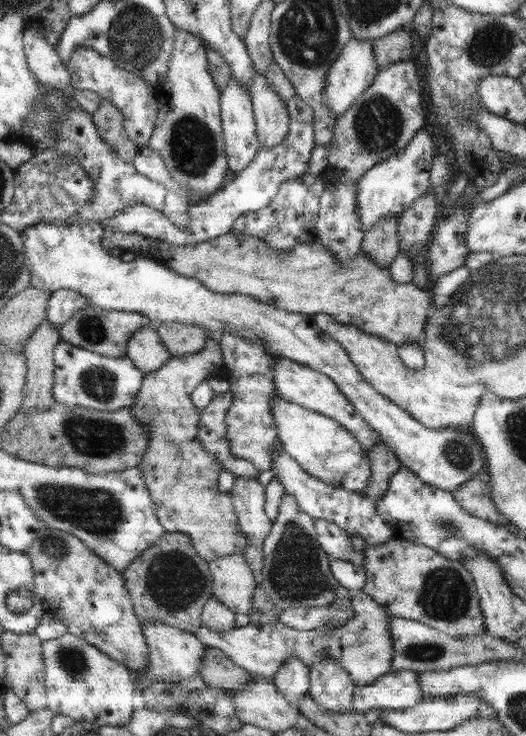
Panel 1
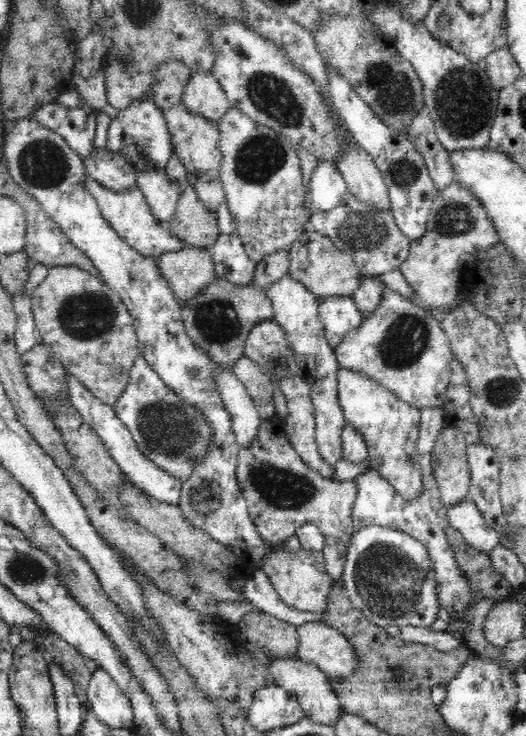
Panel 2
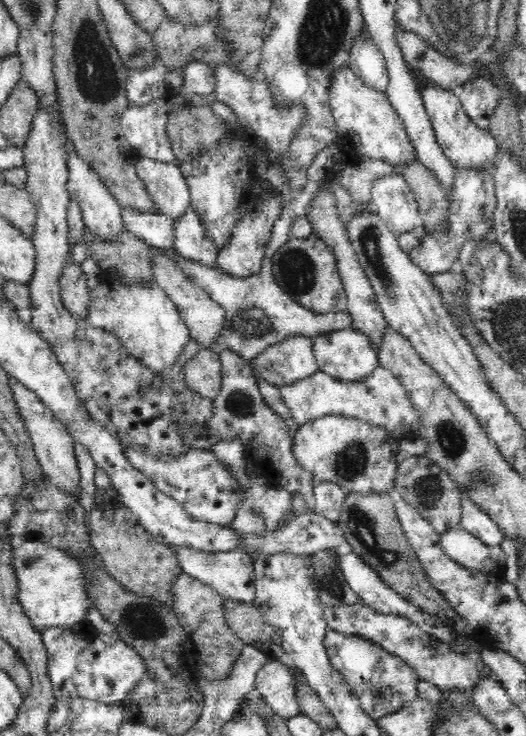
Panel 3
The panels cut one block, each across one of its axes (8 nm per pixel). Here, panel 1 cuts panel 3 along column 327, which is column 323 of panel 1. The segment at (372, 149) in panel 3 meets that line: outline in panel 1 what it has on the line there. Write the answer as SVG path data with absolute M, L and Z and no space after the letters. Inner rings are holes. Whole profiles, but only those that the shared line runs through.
M351 37L339 51L339 54L333 60L333 64L327 70L325 76L325 105L329 107L331 113L335 113L335 117L343 114L349 106L353 104L361 96L361 93L373 82L375 74L377 74L377 63L373 57L373 45L369 39L357 39Z

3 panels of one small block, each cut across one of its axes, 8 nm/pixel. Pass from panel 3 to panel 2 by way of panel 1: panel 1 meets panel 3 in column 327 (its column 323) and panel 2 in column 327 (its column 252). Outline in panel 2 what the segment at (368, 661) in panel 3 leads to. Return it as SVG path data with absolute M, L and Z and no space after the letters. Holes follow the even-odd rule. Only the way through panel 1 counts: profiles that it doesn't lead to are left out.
M310 620L297 627L297 658L314 664L330 679L347 679L359 667L352 642L337 628L324 621Z

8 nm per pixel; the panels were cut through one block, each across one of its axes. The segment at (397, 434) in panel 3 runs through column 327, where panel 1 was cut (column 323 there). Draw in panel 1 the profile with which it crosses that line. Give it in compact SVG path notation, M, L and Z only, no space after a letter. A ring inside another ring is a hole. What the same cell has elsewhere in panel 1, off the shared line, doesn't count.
M280 358L279 361L276 361L272 374L275 389L277 389L279 397L283 398L285 402L293 402L297 406L313 410L313 412L330 418L333 422L337 422L339 426L349 431L353 435L353 438L357 439L357 442L361 445L361 449L364 451L379 441L377 432L365 423L365 419L361 418L361 415L355 412L353 405L347 401L347 398L341 394L337 385L329 377L325 376L325 374L320 374L307 366L298 364L293 360L288 360L287 358Z

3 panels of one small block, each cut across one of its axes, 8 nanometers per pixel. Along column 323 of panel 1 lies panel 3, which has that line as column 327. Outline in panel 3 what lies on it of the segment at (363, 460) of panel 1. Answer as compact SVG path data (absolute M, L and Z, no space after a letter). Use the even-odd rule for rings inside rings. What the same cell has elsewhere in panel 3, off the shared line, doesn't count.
M326 416L300 425L296 429L295 435L291 436L291 443L292 454L296 462L302 470L312 475L312 482L315 485L319 485L320 482L334 482L341 486L346 494L390 493L394 491L393 480L398 466L398 462L396 462L397 441L379 426L372 426L355 418Z

